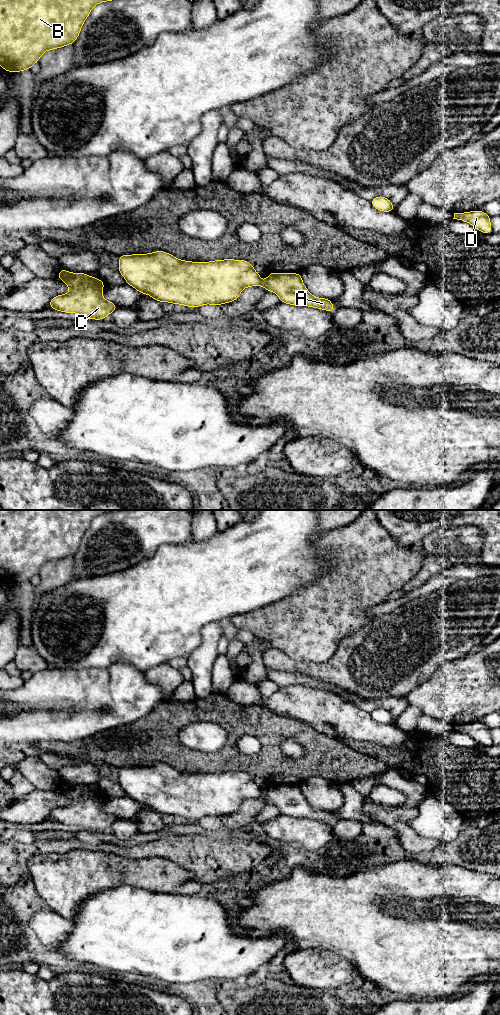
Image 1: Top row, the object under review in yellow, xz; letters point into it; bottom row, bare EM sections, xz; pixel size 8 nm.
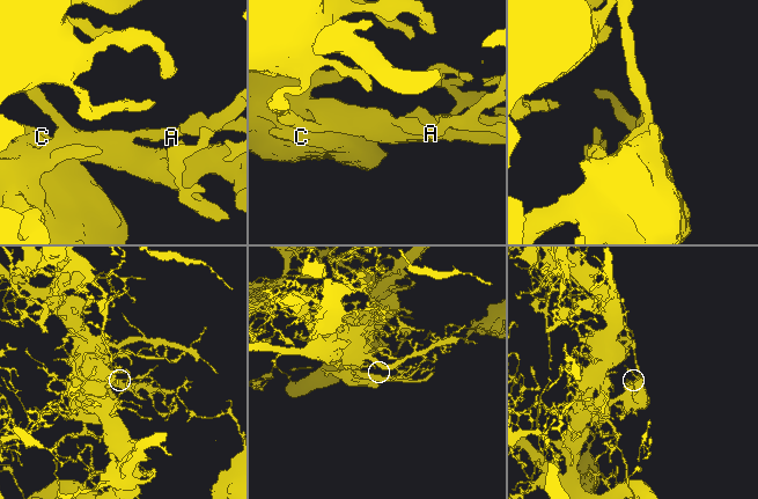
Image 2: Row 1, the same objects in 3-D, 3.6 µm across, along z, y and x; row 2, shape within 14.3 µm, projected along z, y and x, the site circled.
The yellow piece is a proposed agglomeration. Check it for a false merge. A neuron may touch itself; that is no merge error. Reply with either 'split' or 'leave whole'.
leave whole

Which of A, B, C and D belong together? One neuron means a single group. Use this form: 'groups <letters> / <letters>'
groups A B C D

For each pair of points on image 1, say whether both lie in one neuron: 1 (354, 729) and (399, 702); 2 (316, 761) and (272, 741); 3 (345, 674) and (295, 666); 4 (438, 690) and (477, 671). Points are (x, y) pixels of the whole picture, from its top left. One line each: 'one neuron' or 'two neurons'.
1: two neurons
2: one neuron
3: one neuron
4: one neuron

